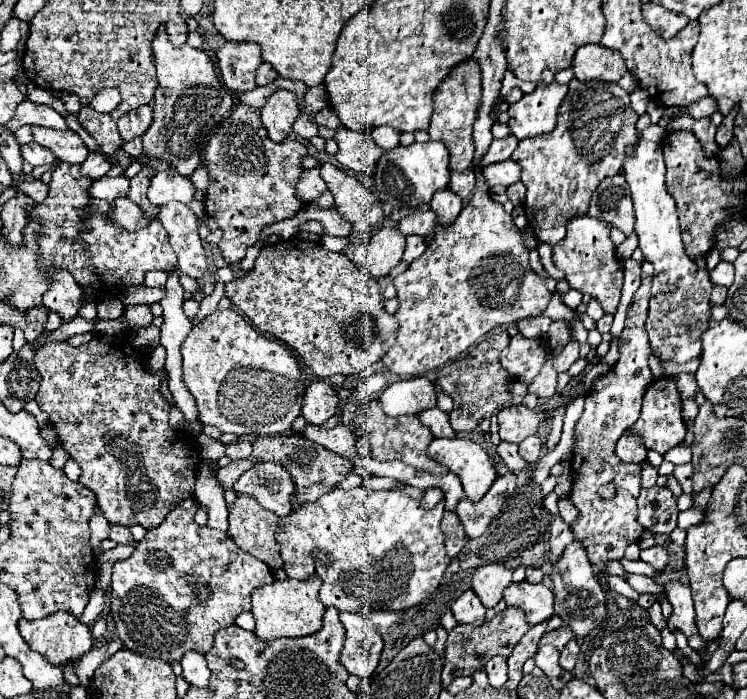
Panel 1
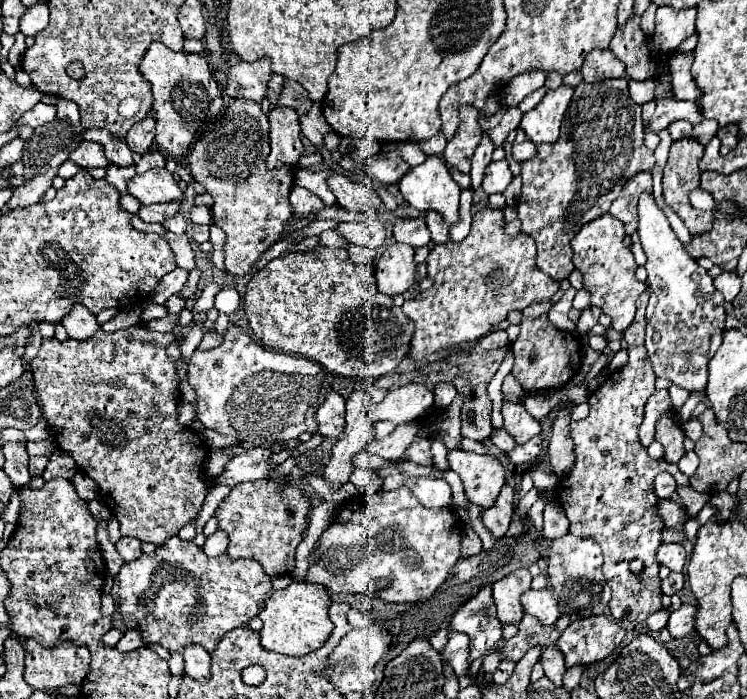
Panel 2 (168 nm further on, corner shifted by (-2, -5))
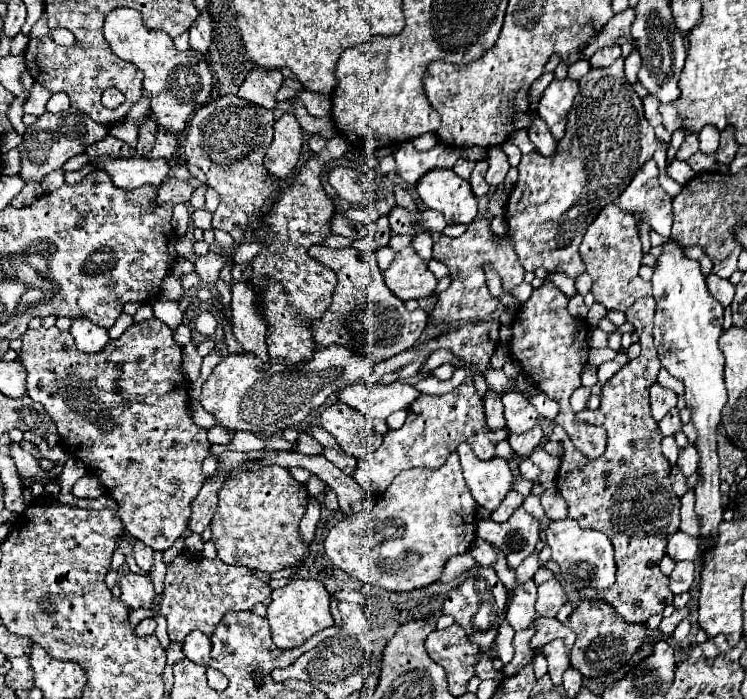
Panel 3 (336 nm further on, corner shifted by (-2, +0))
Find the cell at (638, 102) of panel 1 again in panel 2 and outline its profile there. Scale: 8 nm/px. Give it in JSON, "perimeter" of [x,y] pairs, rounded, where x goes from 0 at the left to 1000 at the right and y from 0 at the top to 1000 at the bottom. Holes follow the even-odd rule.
{"perimeter":[[[841,114],[841,129],[843,129],[843,137],[851,149],[865,149],[870,143],[876,143],[876,117],[873,114]]]}

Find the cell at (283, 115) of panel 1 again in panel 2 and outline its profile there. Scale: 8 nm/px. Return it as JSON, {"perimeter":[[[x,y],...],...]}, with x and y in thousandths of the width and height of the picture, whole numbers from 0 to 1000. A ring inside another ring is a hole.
{"perimeter":[[[369,152],[361,166],[361,223],[356,229],[359,240],[386,237],[399,243],[399,226],[404,223],[402,203],[402,175],[399,163],[391,155]]]}

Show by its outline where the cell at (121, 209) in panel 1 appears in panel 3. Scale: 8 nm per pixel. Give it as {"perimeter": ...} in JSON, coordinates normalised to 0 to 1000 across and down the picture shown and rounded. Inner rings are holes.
{"perimeter":[[[228,256],[222,259],[212,276],[209,276],[209,285],[206,290],[212,293],[222,293],[222,290],[230,290],[230,293],[238,293],[238,290],[252,290],[254,282],[257,282],[257,268],[246,259],[238,259],[238,256]]]}

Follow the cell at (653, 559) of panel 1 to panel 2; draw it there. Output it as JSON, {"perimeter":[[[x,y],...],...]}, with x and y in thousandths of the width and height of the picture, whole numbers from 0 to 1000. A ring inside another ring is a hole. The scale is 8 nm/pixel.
{"perimeter":[[[886,778],[881,787],[881,804],[894,810],[900,818],[913,818],[918,807],[918,787],[913,778]]]}

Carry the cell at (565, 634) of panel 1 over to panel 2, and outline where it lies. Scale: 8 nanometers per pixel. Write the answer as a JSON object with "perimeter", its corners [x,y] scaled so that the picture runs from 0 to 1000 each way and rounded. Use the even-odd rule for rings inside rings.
{"perimeter":[[[811,881],[771,884],[750,910],[747,927],[755,933],[758,956],[787,953],[822,936],[838,904]]]}

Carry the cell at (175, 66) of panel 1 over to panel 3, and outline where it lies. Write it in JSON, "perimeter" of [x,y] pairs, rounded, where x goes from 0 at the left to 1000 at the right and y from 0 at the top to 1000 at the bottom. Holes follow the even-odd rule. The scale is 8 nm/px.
{"perimeter":[[[153,13],[145,19],[139,30],[139,53],[161,84],[174,87],[193,102],[193,127],[203,144],[203,162],[220,187],[230,193],[244,190],[254,167],[281,144],[286,113],[273,79],[260,70],[238,76],[230,53],[220,44],[195,41],[182,13]]]}

